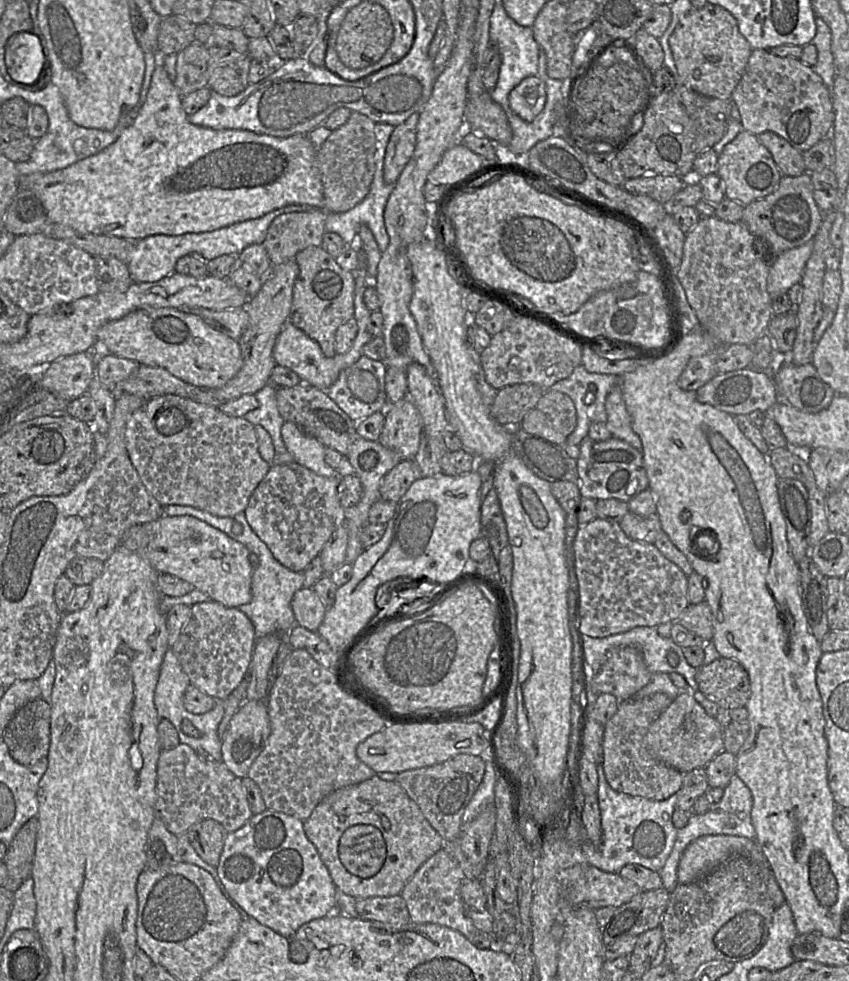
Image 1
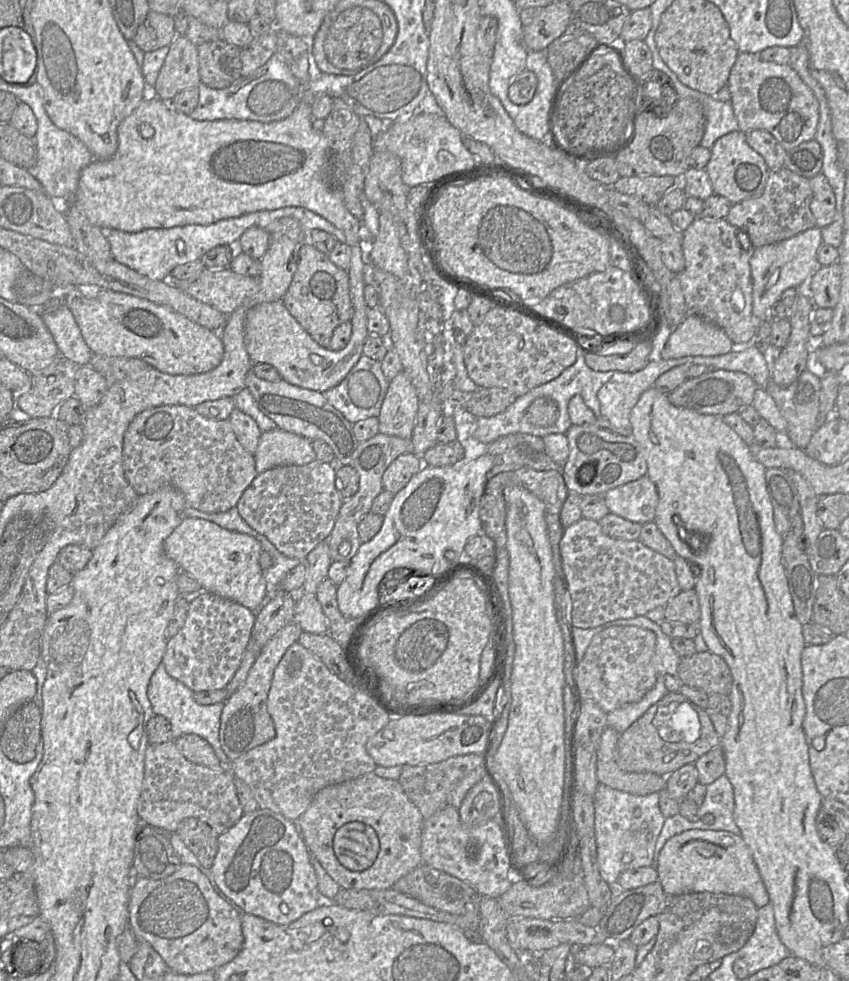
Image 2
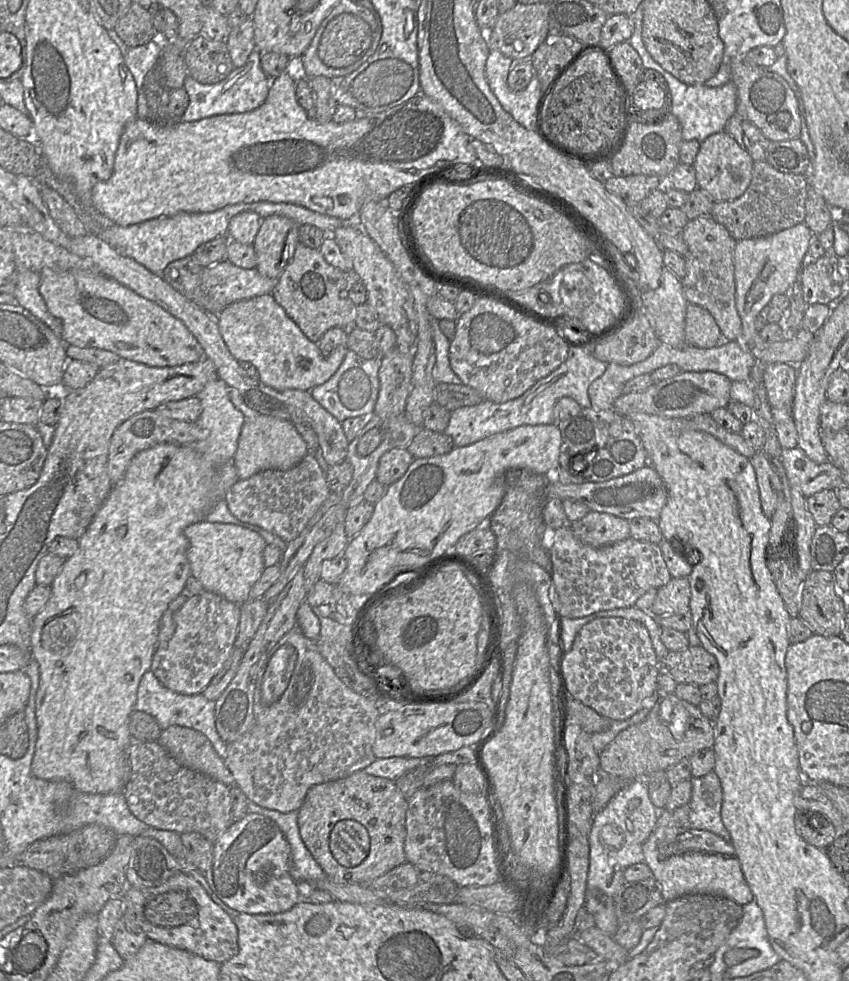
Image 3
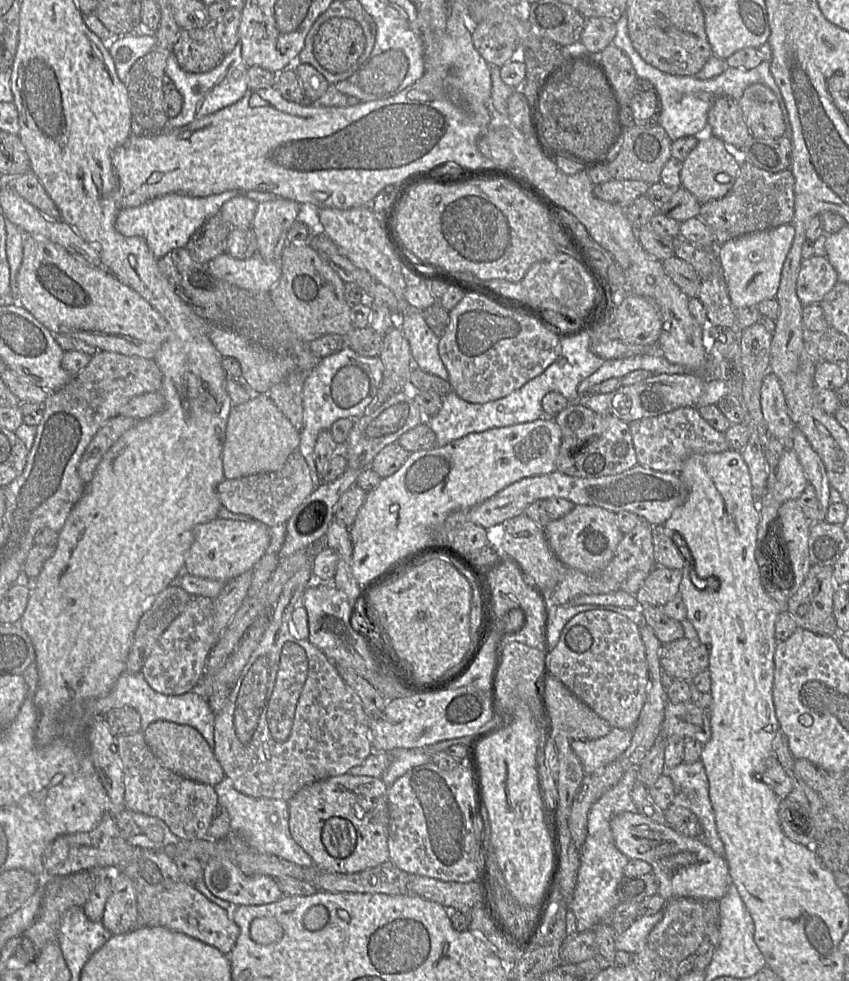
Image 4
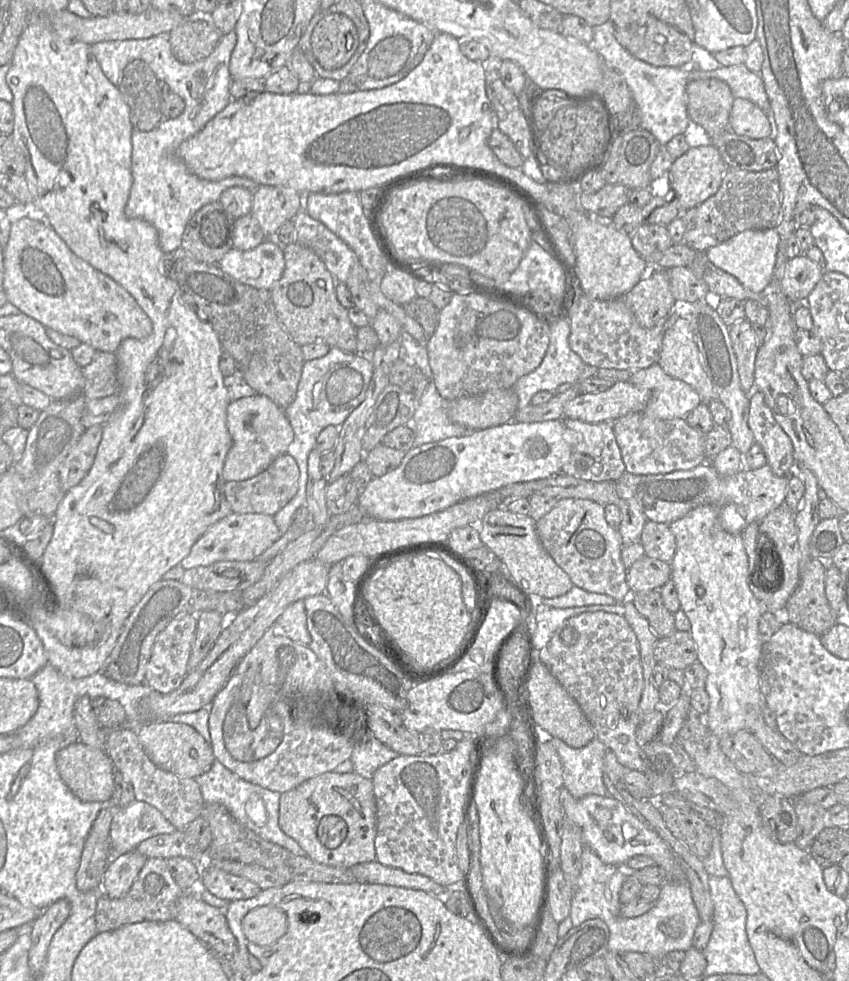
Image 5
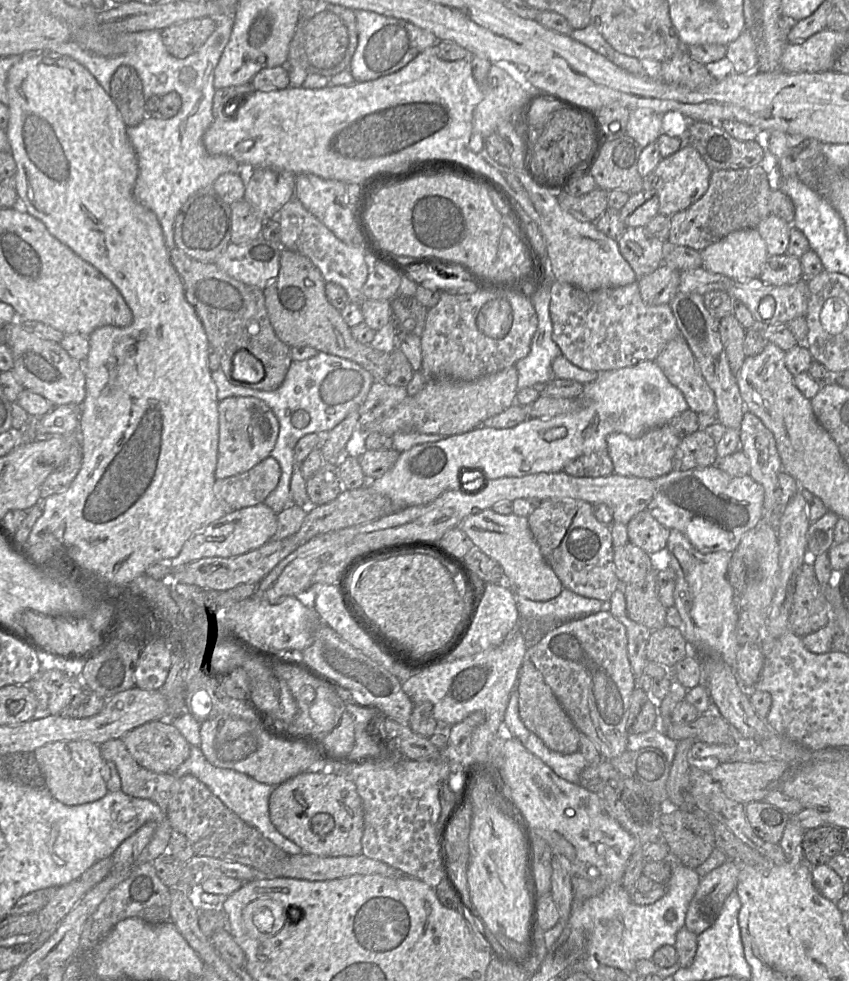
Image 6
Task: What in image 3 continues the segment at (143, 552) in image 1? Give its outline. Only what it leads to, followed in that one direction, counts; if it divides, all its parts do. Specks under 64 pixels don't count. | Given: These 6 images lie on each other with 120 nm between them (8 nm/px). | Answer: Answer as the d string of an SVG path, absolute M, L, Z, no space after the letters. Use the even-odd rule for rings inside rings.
M201 521L187 526L184 534L189 541L187 557L191 575L197 578L204 590L242 605L250 599L250 590L265 569L263 552L267 545L257 532L228 523Z

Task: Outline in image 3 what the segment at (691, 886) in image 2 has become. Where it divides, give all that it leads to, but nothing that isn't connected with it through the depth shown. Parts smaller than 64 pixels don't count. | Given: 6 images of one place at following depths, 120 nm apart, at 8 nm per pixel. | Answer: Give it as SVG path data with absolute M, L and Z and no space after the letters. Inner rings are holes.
M657 826L644 842L642 850L652 877L661 885L664 902L693 893L724 896L740 905L754 900L733 845L714 833Z

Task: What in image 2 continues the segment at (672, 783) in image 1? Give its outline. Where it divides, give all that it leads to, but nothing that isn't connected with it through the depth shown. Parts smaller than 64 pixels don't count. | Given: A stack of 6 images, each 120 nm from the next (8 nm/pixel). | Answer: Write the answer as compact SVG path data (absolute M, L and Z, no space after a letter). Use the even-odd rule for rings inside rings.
M606 726L597 747L596 774L599 783L633 795L644 796L666 787L666 777L644 772L627 772L616 761L617 741L621 733Z

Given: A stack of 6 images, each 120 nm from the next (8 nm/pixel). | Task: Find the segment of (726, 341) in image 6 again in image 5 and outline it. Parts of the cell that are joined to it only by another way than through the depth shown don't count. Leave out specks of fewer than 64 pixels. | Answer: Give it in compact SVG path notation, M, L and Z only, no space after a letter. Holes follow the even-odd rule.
M746 319L740 320L729 326L729 334L737 359L741 387L751 395L755 391L755 359L760 348L754 326Z

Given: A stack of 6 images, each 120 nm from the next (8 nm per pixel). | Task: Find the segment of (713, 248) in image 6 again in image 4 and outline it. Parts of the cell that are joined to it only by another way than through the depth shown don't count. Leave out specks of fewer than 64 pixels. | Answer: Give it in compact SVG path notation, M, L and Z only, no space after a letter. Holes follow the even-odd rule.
M785 224L739 236L718 247L717 259L724 272L734 309L756 306L764 300L775 298L783 264L791 249L794 235L793 225Z

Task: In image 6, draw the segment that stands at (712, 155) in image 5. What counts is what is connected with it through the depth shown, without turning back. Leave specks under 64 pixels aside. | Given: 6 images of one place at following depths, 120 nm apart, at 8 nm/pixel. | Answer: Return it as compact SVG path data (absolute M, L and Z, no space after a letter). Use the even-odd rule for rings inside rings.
M684 144L676 153L663 158L651 175L644 177L644 189L656 193L659 199L659 214L670 217L684 211L705 194L711 173L697 150Z

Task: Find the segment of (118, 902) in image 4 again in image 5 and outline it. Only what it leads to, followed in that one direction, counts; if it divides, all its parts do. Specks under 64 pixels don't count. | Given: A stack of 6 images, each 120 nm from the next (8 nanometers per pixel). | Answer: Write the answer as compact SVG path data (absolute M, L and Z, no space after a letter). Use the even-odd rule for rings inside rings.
M136 850L113 856L104 872L101 894L110 899L125 895L135 881L146 859L147 857Z

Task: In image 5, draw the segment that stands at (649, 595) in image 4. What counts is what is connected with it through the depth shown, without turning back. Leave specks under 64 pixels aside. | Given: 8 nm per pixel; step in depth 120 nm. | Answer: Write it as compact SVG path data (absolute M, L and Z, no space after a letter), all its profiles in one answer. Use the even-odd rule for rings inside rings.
M646 555L637 560L627 570L626 575L631 594L660 589L670 579L670 564Z

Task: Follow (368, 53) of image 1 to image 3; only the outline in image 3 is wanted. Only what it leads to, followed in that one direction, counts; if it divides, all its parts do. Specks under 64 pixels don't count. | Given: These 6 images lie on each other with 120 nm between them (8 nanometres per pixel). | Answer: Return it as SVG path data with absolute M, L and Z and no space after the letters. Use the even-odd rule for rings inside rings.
M342 13L326 26L318 45L318 56L329 67L346 68L367 51L372 37L366 21L354 14Z

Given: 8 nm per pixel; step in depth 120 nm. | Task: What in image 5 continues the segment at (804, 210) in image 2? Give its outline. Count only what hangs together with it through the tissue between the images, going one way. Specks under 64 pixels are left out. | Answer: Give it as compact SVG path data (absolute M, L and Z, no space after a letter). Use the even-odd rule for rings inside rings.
M728 167L719 190L702 204L683 211L680 218L686 226L683 243L696 252L705 252L745 230L776 228L781 220L781 192L778 171L775 167L758 172Z

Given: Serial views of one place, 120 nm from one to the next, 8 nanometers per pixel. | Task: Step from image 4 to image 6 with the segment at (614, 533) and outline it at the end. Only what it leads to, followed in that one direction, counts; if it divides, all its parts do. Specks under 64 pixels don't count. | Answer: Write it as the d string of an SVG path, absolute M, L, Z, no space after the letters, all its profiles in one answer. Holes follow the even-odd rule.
M577 499L543 500L538 508L528 516L528 525L542 556L565 589L586 598L595 598L609 603L612 594L622 584L615 573L610 526L596 519L590 503Z

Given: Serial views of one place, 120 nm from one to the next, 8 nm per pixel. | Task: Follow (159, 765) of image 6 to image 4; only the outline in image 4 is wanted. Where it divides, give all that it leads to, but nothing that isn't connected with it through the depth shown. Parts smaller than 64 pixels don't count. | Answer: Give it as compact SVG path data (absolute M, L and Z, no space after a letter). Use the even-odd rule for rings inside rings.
M158 720L147 726L143 731L143 736L157 760L172 772L212 787L225 778L225 773L215 757L214 750L194 727Z

